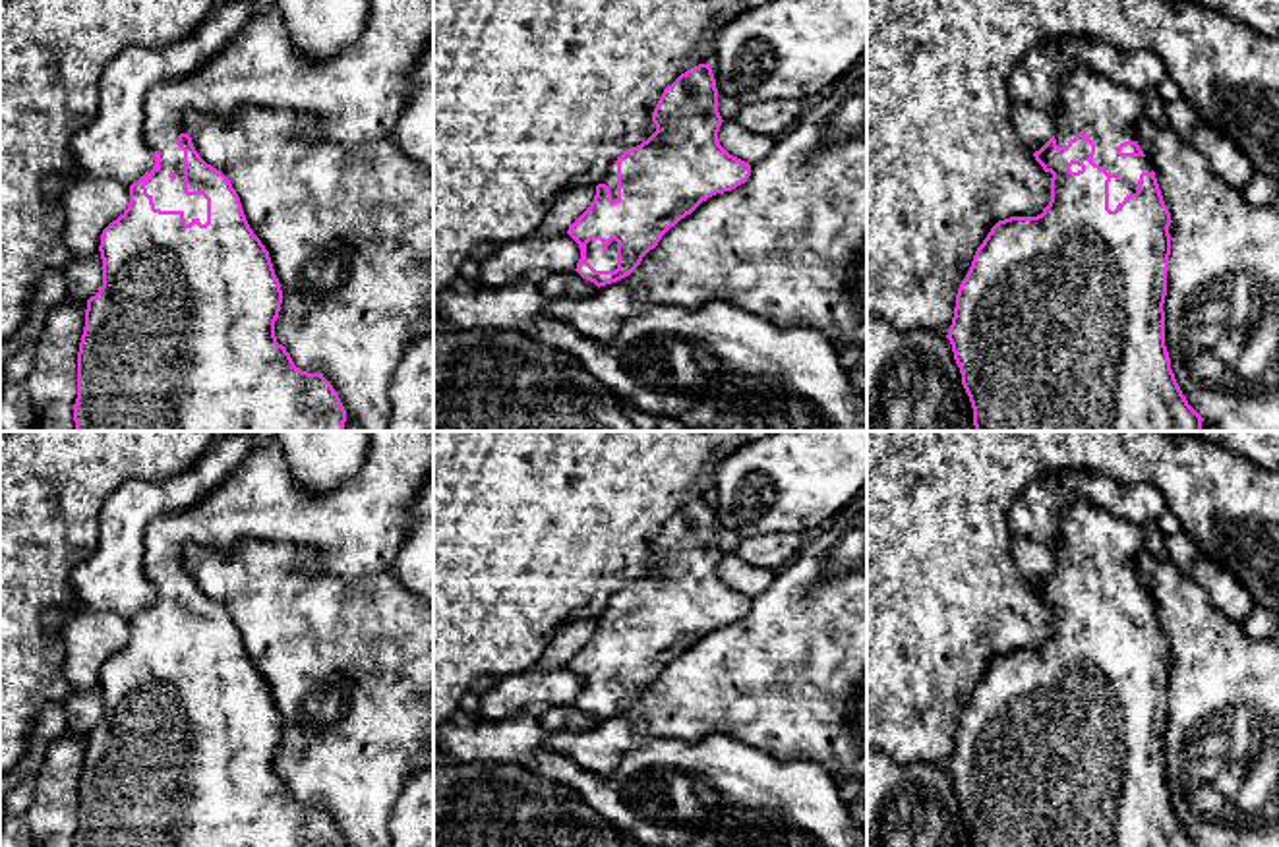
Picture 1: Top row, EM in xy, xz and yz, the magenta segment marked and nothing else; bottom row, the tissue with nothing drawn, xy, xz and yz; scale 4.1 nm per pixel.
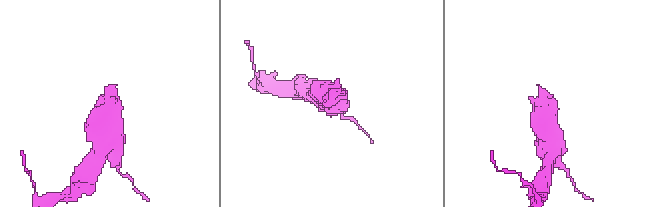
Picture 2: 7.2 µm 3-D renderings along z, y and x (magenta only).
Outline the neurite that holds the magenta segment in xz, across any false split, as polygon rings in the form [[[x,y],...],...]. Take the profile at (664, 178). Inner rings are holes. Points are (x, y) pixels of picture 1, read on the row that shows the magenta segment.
[[[699,64],[668,85],[652,112],[656,131],[610,164],[590,207],[569,226],[579,244],[577,273],[598,288],[629,277],[662,236],[702,201],[731,191],[751,176],[751,164],[718,141],[722,116],[710,64]]]

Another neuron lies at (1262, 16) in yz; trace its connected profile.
[[[1188,0],[1244,23],[1264,39],[1279,41],[1279,0]]]

